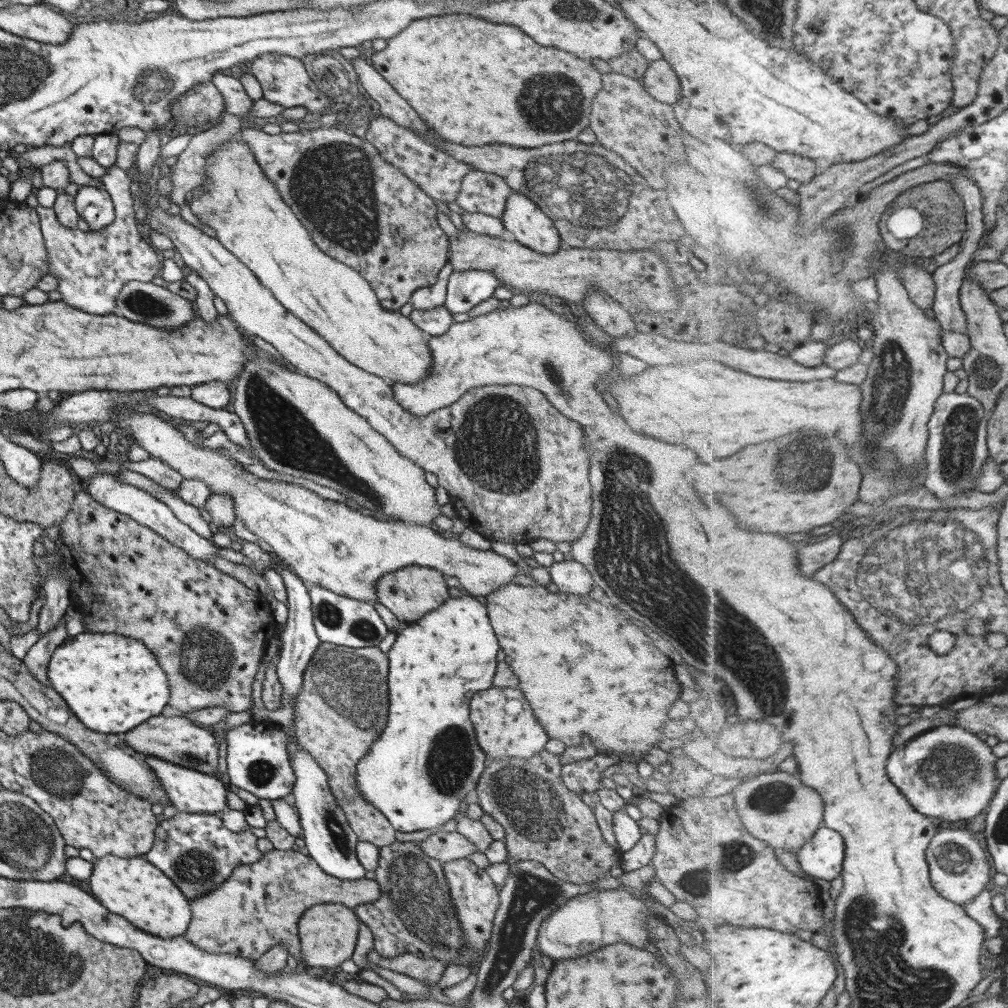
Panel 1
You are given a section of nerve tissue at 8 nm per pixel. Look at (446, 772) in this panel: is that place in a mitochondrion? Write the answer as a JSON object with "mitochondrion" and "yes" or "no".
{"mitochondrion":"yes"}

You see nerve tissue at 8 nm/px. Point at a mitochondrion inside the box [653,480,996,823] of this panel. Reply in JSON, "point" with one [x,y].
{"point":[950,769]}

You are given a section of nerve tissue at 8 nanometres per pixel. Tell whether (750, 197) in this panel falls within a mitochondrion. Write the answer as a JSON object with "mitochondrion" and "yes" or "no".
{"mitochondrion":"yes"}

